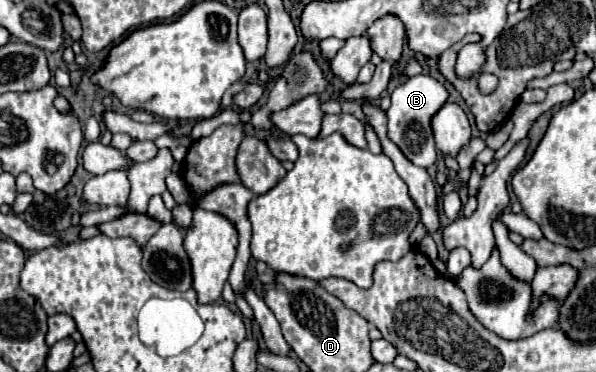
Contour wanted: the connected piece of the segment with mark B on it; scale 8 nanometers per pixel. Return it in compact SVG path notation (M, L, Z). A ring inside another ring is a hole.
M414 75L414 77L406 79L402 85L398 85L392 91L390 99L392 99L392 105L386 111L386 115L388 115L388 139L400 147L400 151L408 157L408 161L412 161L418 167L430 169L438 159L436 145L432 139L432 129L430 129L430 117L448 99L448 91L436 79L432 79L428 75Z

